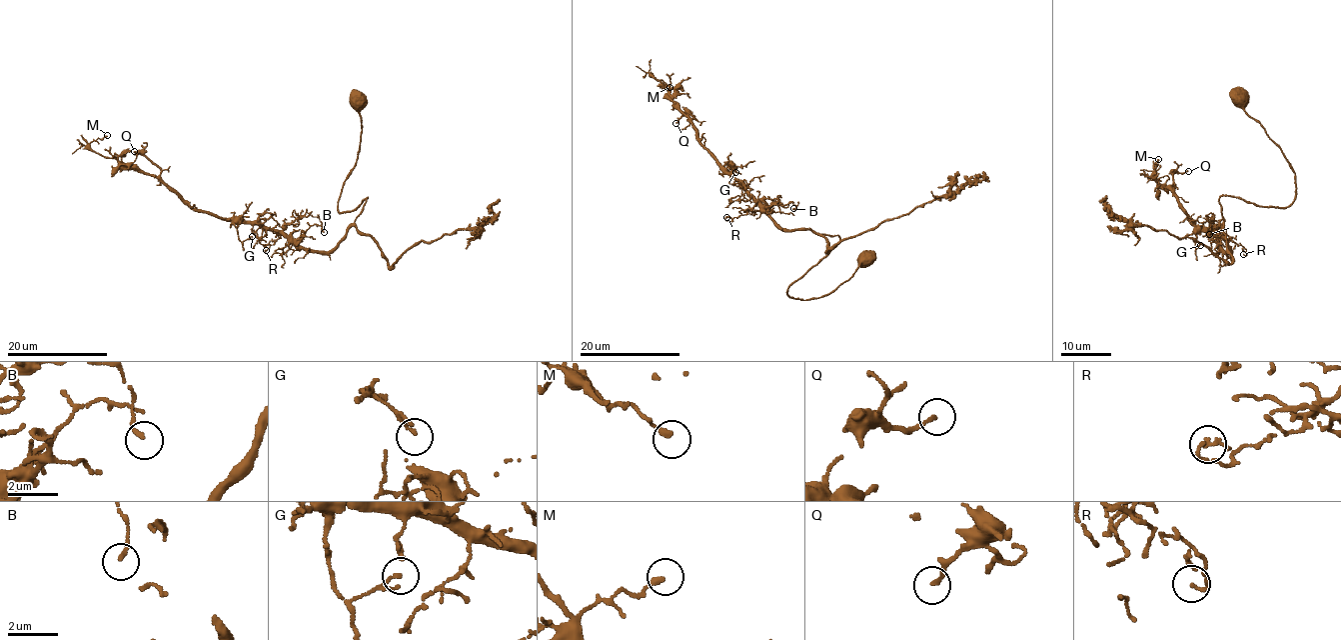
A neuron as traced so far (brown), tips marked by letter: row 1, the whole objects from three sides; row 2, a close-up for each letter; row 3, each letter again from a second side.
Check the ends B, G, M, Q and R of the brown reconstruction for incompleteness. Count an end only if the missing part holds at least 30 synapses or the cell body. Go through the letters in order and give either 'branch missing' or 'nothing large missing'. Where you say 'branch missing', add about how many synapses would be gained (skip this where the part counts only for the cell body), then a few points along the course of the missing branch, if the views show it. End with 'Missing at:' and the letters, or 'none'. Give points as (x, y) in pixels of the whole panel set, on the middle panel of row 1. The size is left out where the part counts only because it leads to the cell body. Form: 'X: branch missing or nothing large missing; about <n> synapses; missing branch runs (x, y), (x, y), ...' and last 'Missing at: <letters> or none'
B: nothing large missing
G: nothing large missing
M: nothing large missing
Q: nothing large missing
R: nothing large missing
Missing at: none

